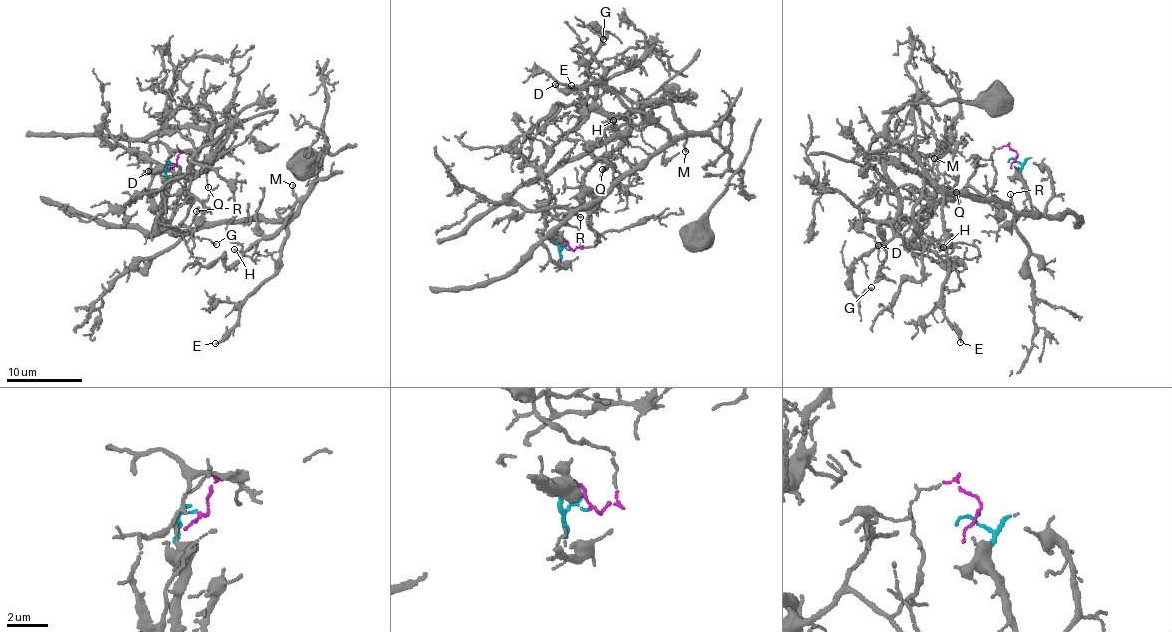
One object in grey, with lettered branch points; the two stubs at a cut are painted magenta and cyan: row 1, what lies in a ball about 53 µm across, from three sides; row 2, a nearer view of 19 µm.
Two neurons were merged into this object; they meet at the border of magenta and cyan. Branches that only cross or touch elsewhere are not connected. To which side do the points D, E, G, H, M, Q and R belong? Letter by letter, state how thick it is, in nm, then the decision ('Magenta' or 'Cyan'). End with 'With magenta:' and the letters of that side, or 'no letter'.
D: Thickness 140 nm. Magenta
E: Thickness 190 nm. Cyan
G: Thickness 150 nm. Magenta
H: Thickness 120 nm. Cyan
M: Thickness 200 nm. Cyan
Q: Thickness 90 nm. Magenta
R: Thickness 90 nm. Cyan
With magenta: D, G, Q

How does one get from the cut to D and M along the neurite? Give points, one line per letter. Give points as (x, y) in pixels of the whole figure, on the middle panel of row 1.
D: (570, 249), (579, 246), (577, 227), (549, 212), (544, 168), (574, 129), (585, 99), (555, 83)
M: (568, 250), (561, 251), (555, 238), (540, 235), (554, 234), (651, 156), (689, 135), (685, 152)

